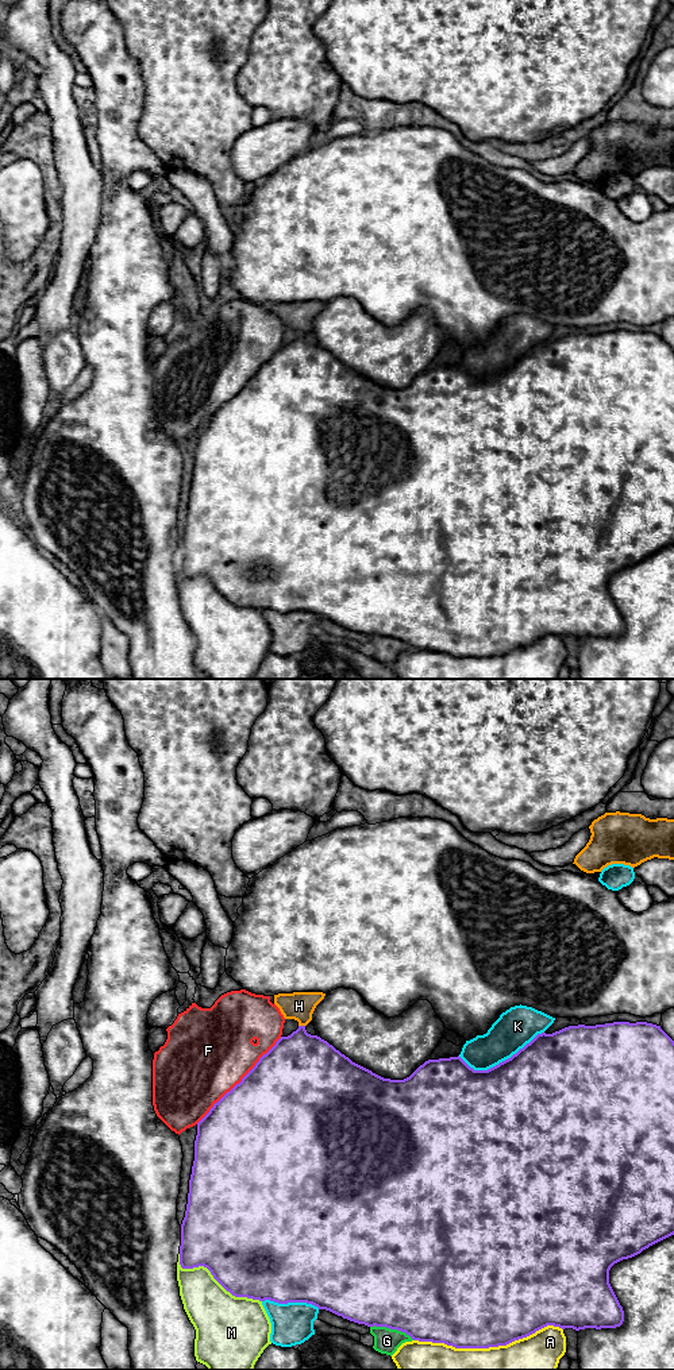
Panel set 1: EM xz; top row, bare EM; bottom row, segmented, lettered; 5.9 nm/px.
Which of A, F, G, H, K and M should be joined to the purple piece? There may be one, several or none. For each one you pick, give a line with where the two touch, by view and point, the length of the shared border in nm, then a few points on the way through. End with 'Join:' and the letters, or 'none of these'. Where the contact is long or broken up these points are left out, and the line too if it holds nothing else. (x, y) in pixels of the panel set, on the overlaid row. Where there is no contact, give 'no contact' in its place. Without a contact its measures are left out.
Join: none of these

